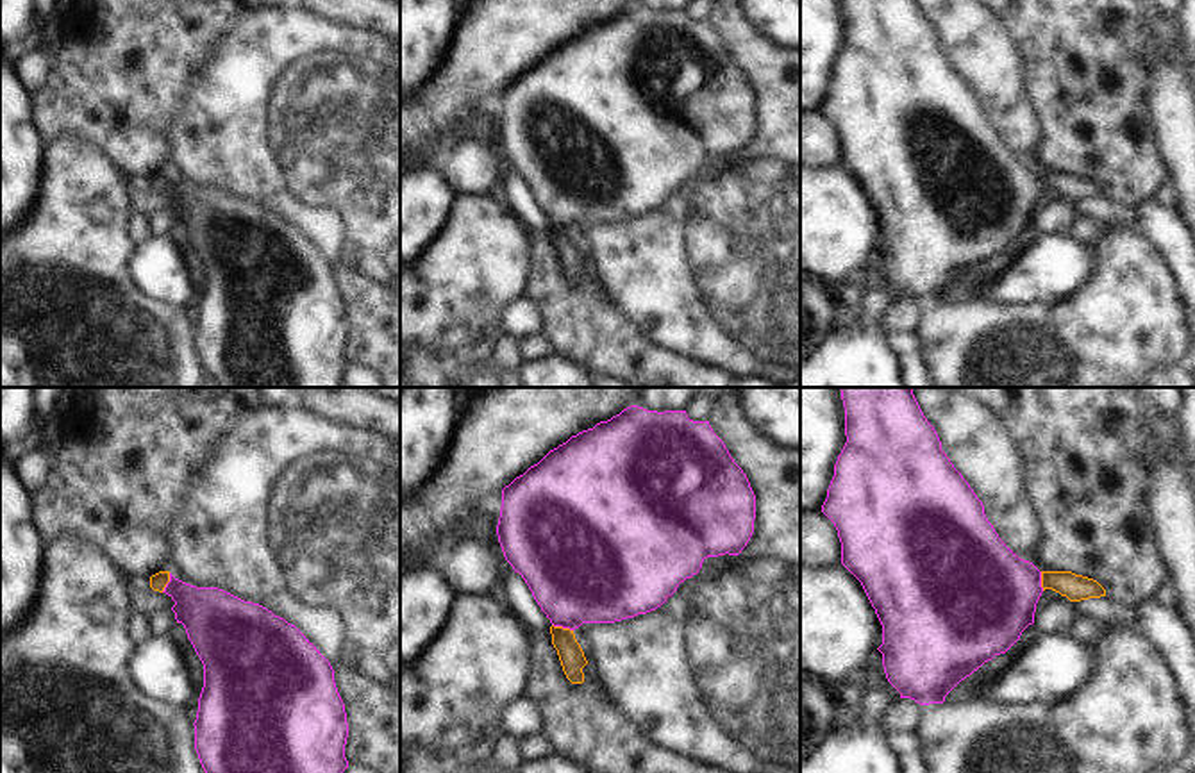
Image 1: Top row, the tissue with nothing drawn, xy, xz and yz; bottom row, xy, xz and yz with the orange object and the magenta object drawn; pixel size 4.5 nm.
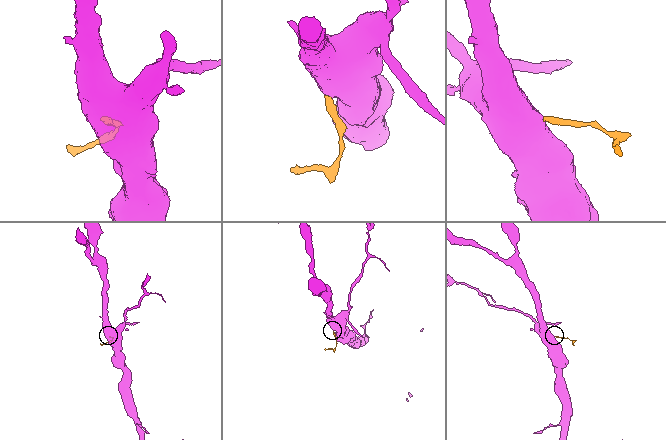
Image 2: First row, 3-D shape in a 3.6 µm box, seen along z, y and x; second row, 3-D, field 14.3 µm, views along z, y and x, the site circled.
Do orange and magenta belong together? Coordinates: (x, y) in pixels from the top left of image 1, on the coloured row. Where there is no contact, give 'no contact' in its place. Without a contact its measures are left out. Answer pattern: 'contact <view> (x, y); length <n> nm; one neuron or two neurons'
contact xz (563, 629); length 100 nm; one neuron

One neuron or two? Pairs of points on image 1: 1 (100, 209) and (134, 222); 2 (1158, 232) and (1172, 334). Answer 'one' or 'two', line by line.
1: two
2: two

